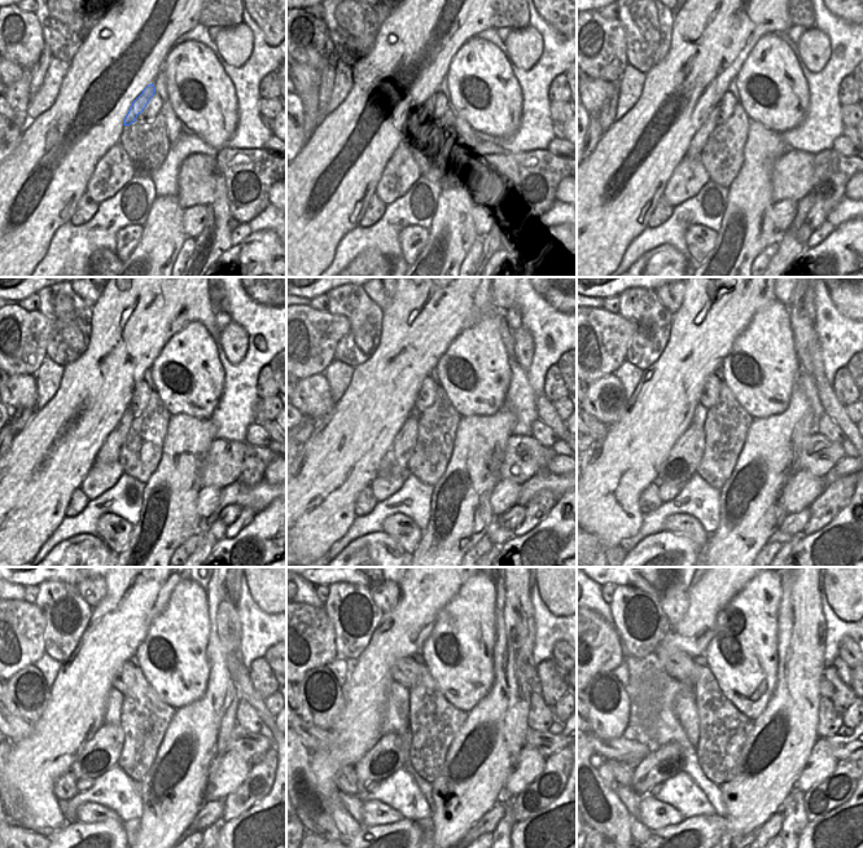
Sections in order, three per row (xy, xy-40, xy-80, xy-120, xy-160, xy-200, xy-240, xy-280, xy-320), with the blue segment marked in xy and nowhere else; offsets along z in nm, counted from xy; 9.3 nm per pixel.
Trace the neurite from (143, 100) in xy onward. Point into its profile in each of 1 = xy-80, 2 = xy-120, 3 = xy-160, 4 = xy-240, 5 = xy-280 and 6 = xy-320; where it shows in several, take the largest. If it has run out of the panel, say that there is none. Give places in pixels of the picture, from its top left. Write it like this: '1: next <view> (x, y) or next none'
1: next xy-80 (700, 139)
2: next xy-120 (110, 451)
3: next xy-160 (395, 461)
4: next xy-240 (101, 752)
5: next xy-280 (391, 751)
6: next xy-320 (666, 761)

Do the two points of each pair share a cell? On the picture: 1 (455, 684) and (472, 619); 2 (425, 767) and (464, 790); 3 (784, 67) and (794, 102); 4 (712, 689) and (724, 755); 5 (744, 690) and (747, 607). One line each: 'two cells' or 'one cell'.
1: one cell
2: two cells
3: one cell
4: one cell
5: one cell

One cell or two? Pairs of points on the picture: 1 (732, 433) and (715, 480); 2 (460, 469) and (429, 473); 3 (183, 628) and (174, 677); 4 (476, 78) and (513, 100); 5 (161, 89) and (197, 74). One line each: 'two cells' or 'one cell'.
1: one cell
2: two cells
3: one cell
4: one cell
5: two cells

